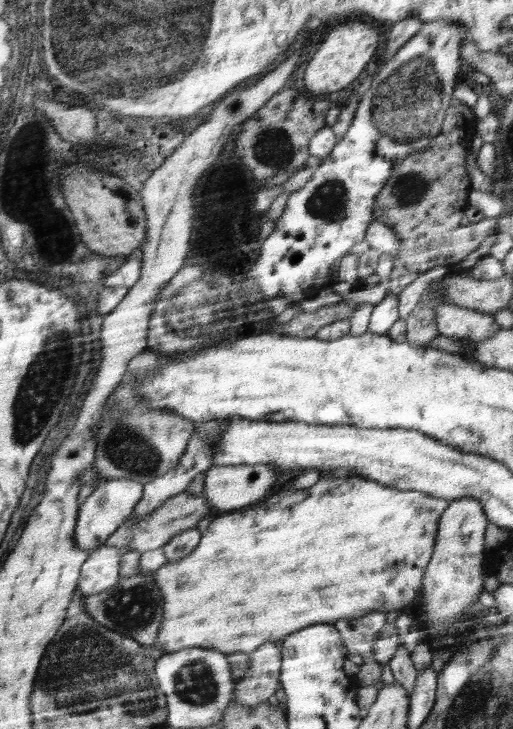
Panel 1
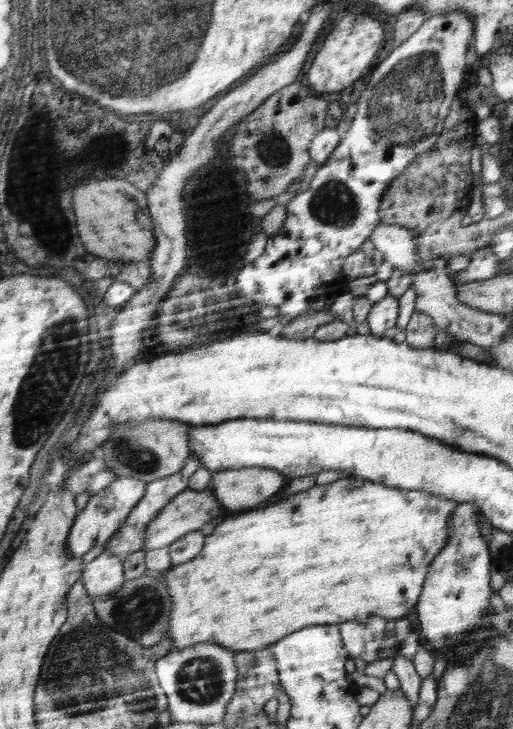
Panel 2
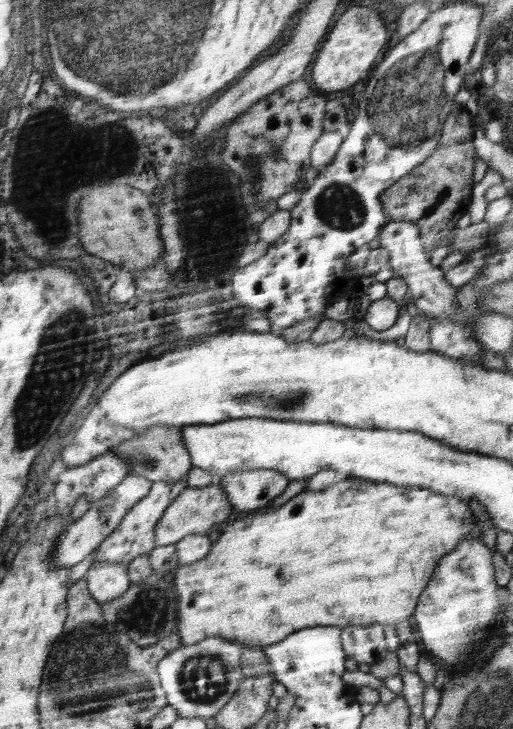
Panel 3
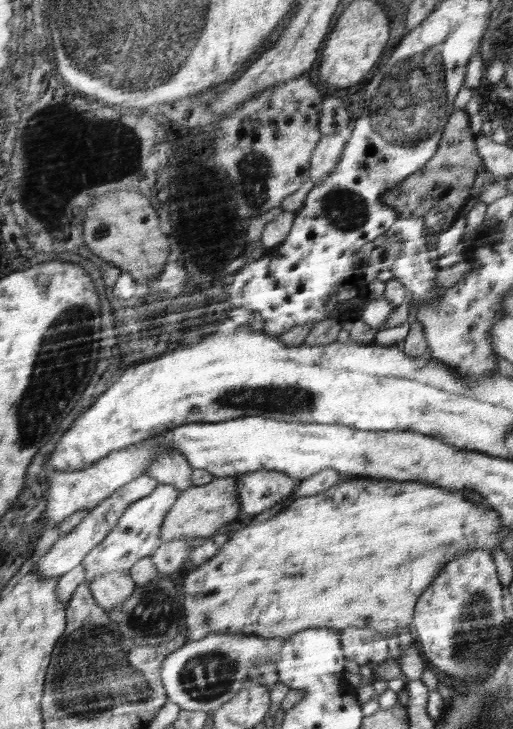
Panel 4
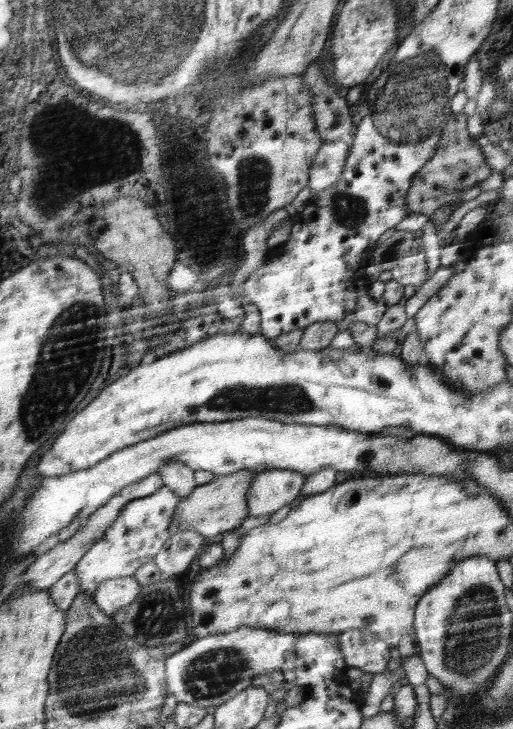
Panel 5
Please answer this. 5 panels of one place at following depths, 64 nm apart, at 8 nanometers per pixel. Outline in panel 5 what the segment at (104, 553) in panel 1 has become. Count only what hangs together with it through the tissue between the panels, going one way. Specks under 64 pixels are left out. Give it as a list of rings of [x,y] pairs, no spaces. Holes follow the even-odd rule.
[[[134,577],[112,578],[98,584],[93,601],[104,614],[114,616],[136,600],[140,588],[141,584]]]

